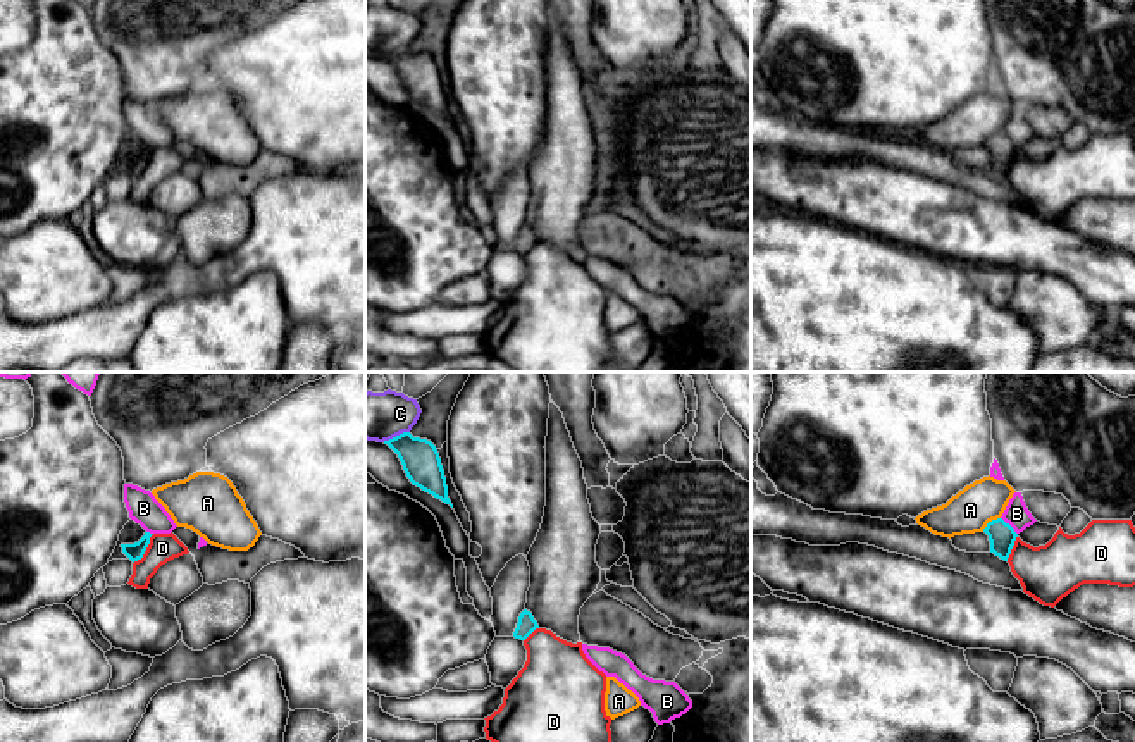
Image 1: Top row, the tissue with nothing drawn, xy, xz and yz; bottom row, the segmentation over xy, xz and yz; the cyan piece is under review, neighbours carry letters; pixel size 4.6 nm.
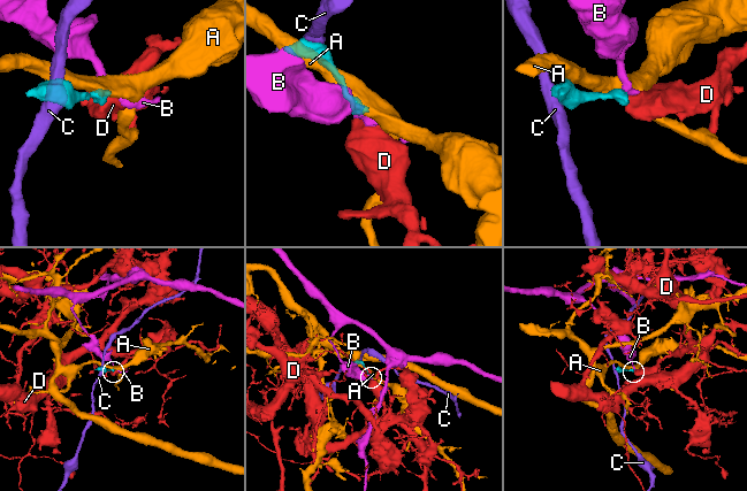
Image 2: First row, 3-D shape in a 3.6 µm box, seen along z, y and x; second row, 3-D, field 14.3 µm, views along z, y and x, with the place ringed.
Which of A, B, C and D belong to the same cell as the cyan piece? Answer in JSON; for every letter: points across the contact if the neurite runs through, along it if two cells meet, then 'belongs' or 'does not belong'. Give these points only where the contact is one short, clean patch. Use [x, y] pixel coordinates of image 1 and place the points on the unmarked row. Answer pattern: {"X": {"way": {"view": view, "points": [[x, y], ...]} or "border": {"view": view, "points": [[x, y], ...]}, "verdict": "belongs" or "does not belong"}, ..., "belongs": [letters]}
{"A": {"verdict": "does not belong"}, "B": {"border": {"view": "yz", "points": [[1001, 131], [1017, 148]]}, "verdict": "does not belong"}, "C": {"border": {"view": "xz", "points": [[409, 45], [383, 55]]}, "verdict": "does not belong"}, "D": {"border": {"view": "xy", "points": [[154, 148], [145, 167], [133, 178]]}, "verdict": "does not belong"}, "belongs": []}

